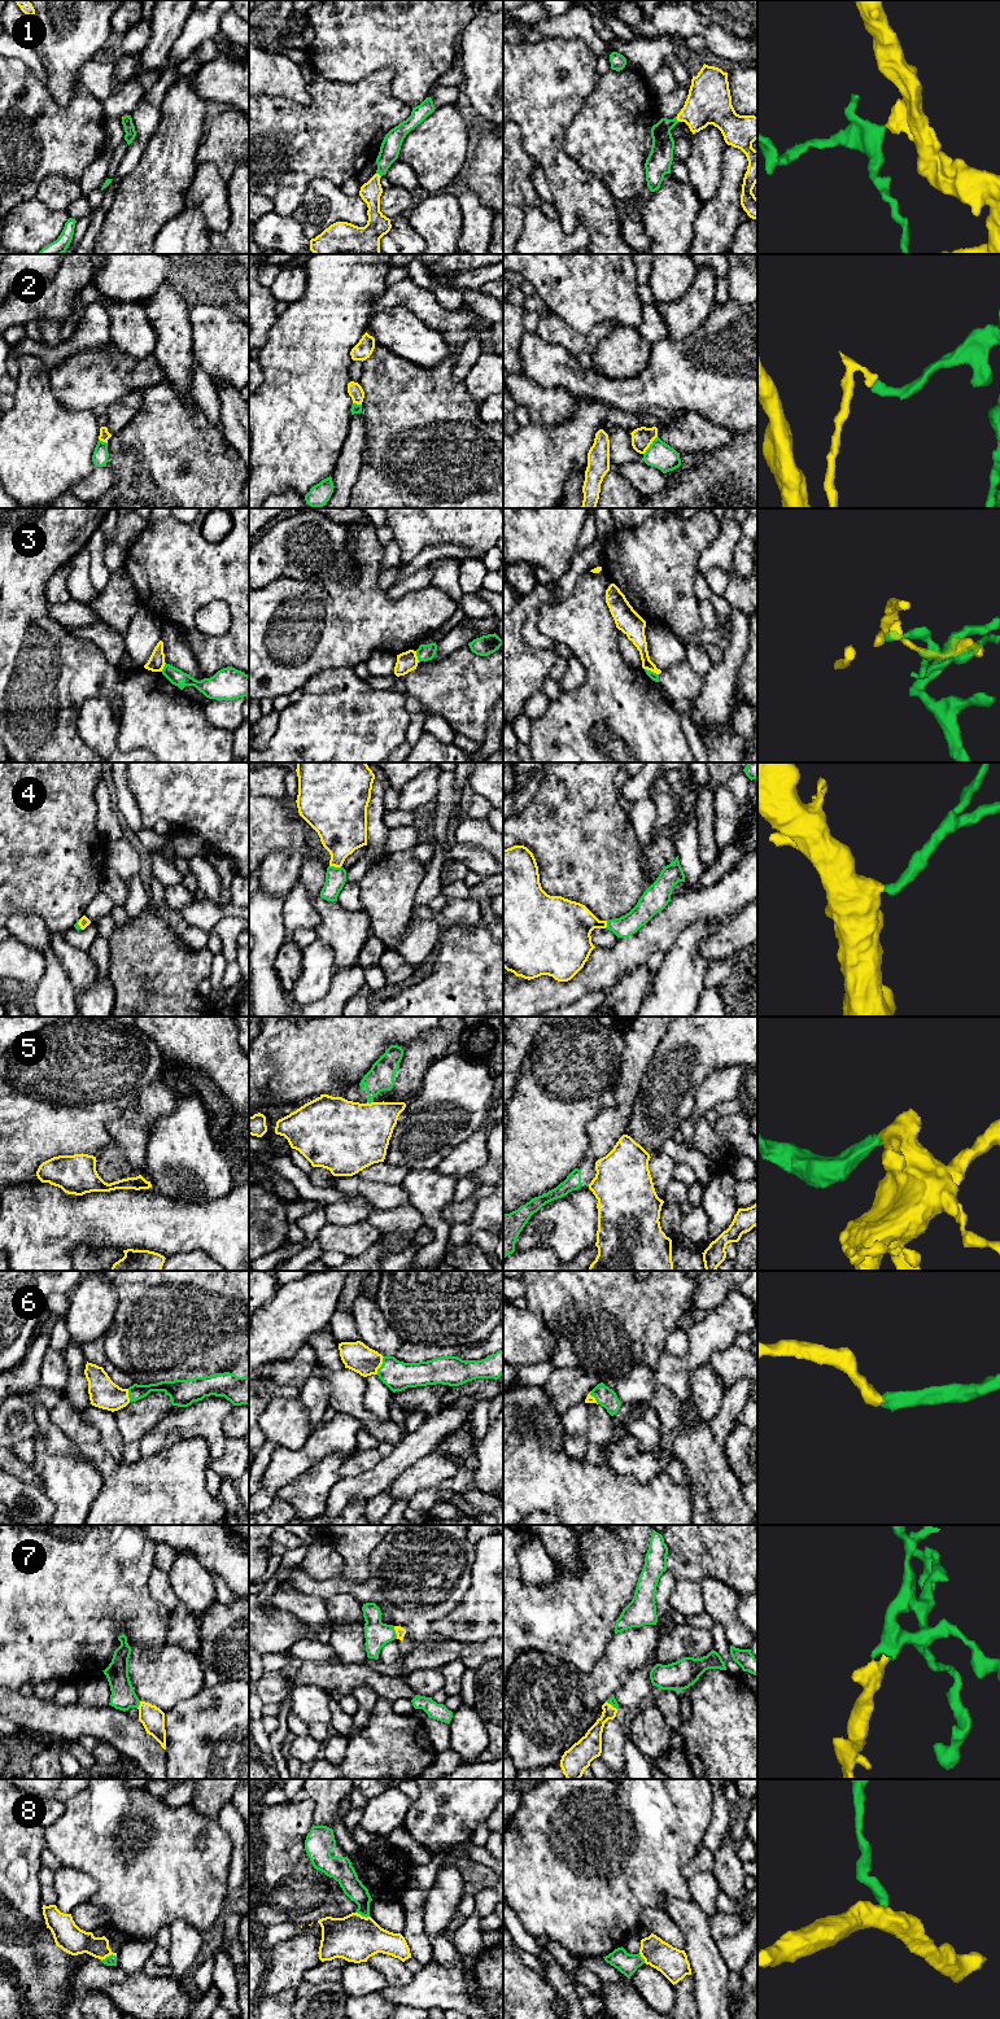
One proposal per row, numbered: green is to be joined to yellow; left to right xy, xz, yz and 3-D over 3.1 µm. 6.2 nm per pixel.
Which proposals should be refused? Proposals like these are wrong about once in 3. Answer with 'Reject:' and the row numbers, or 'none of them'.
Reject: 2, 3, 5

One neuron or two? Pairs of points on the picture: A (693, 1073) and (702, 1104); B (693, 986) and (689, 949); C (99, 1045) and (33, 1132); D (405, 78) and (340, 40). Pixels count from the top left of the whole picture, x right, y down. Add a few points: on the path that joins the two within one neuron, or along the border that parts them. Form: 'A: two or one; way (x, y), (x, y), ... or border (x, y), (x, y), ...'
A: two; border (721, 1067), (699, 1086), (689, 1115)
B: one; way (689, 977), (689, 958)
C: one; way (81, 1067), (38, 1110)
D: one; way (393, 60), (374, 40), (358, 40)

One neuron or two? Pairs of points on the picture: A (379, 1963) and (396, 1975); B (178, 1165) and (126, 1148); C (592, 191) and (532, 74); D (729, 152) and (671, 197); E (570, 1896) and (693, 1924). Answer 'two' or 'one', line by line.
A: one
B: two
C: one
D: two
E: two

